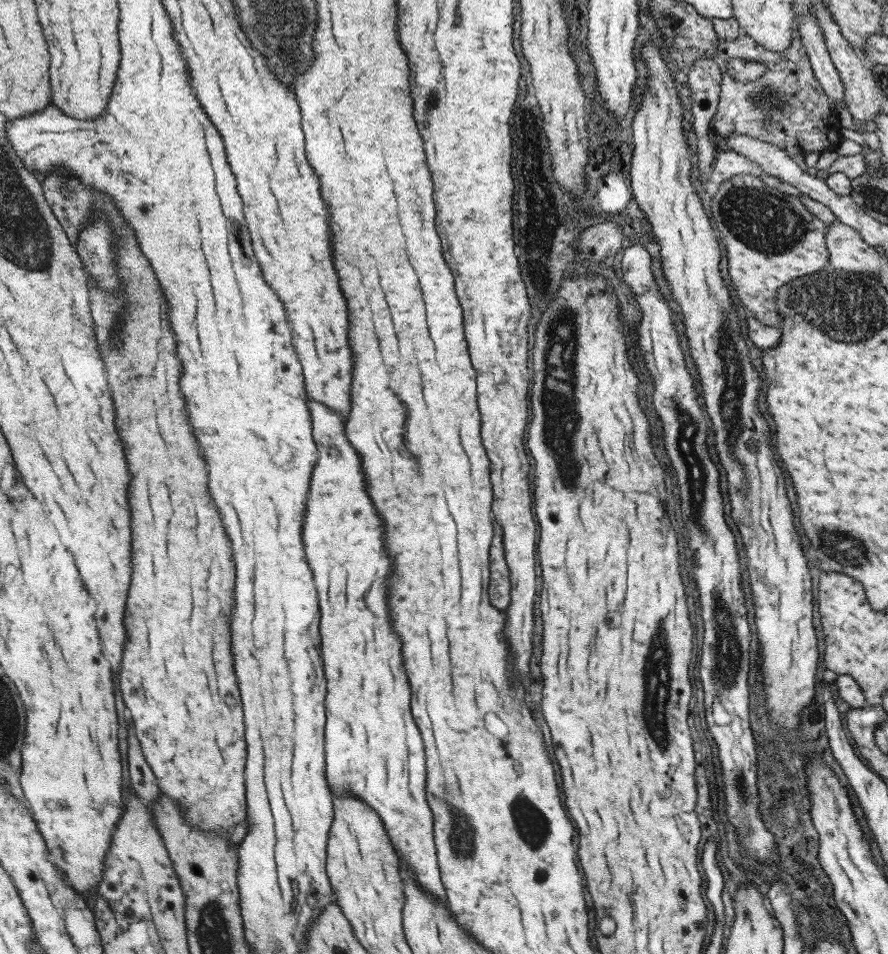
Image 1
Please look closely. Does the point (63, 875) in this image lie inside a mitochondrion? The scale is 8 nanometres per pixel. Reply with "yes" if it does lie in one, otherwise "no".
no

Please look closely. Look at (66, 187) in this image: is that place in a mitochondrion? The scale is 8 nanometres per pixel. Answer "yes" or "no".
yes

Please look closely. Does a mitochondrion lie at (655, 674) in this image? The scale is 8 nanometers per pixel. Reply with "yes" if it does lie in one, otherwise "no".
yes

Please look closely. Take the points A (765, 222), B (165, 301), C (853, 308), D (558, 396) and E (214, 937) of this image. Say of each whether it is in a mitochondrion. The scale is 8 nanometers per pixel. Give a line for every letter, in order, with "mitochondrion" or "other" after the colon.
A: mitochondrion
B: other
C: mitochondrion
D: mitochondrion
E: mitochondrion

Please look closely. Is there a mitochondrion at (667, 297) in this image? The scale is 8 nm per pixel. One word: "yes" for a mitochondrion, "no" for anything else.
no

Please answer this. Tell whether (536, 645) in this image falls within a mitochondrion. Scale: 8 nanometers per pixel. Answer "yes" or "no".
no

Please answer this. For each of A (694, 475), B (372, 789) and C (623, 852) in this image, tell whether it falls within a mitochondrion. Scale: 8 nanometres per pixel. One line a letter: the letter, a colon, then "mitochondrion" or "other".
A: mitochondrion
B: other
C: other

